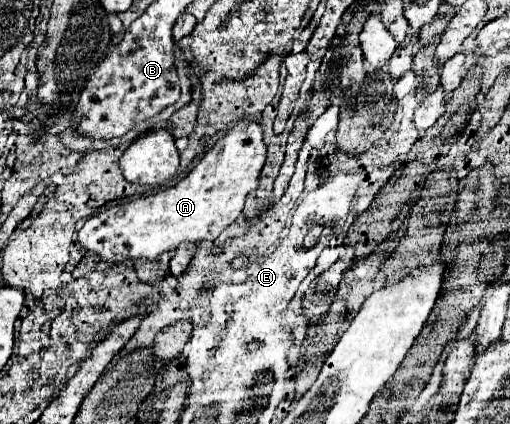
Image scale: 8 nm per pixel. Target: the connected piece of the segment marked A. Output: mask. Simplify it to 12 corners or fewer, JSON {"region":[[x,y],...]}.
{"region":[[239,121],[175,187],[107,207],[79,243],[155,261],[239,217],[267,149]]}

